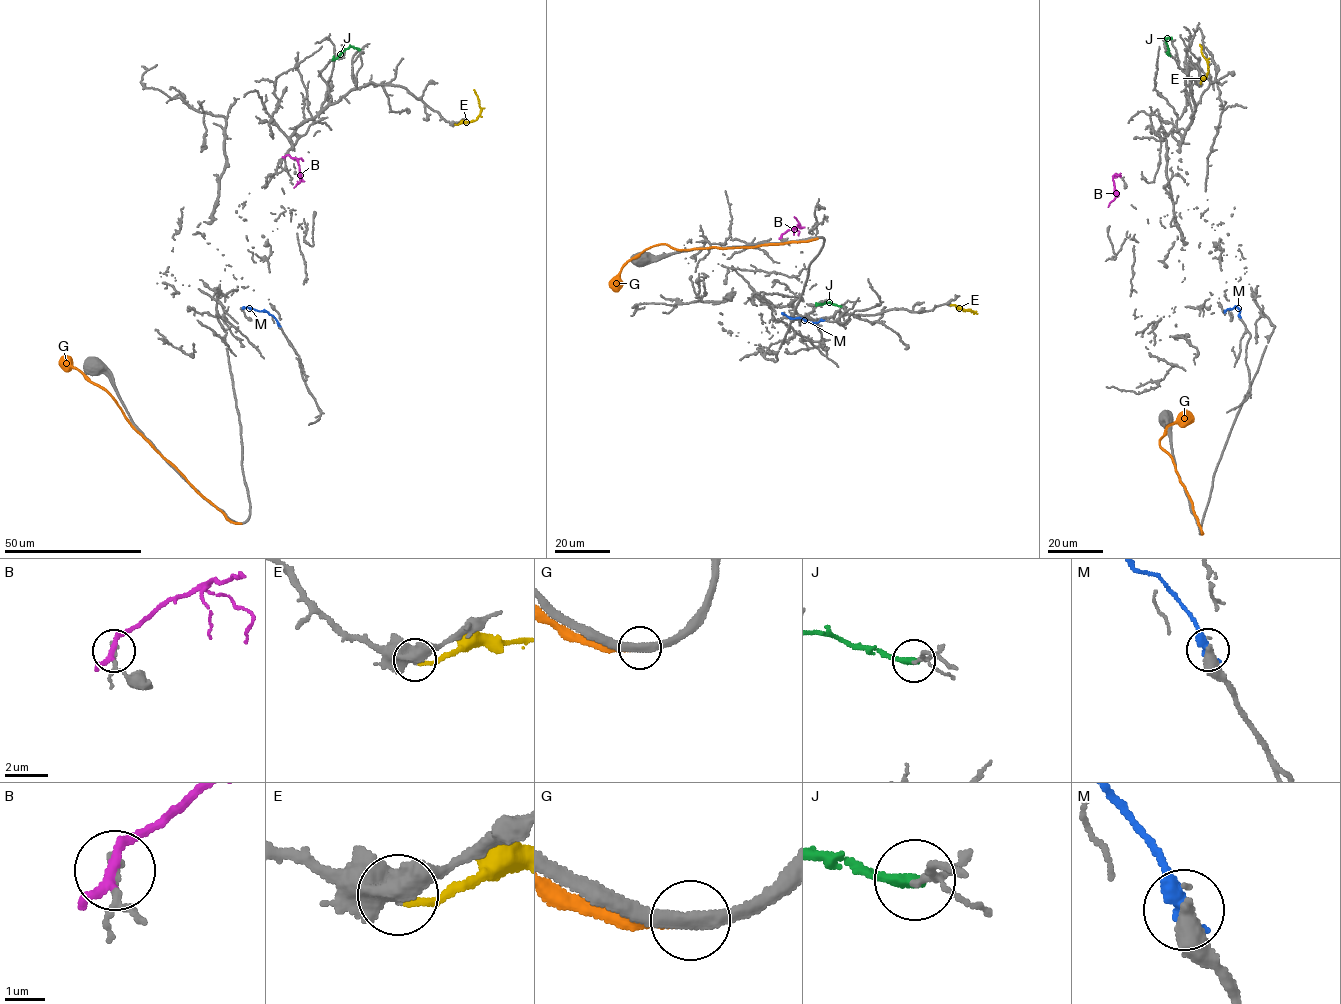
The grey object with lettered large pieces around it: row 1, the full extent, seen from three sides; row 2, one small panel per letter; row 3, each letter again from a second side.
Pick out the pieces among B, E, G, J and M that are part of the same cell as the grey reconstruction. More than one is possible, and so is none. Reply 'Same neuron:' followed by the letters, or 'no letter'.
Same neuron: E

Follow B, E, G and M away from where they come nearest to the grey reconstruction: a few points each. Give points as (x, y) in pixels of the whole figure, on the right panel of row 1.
B: (1119, 175), (1113, 178), (1115, 198), (1108, 207)
E: (1200, 83), (1207, 74), (1207, 64), (1199, 44)
G: (1201, 533), (1172, 457), (1159, 442), (1170, 424), (1192, 416)
M: (1240, 316), (1239, 309), (1235, 307), (1224, 312)

